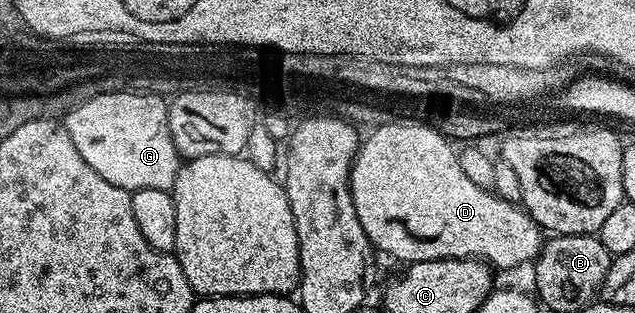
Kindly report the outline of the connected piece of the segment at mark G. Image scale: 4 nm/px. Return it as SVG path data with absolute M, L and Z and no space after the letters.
M95 93L89 97L65 118L69 139L81 151L81 159L113 187L170 190L179 174L181 154L169 131L168 102L157 93Z

